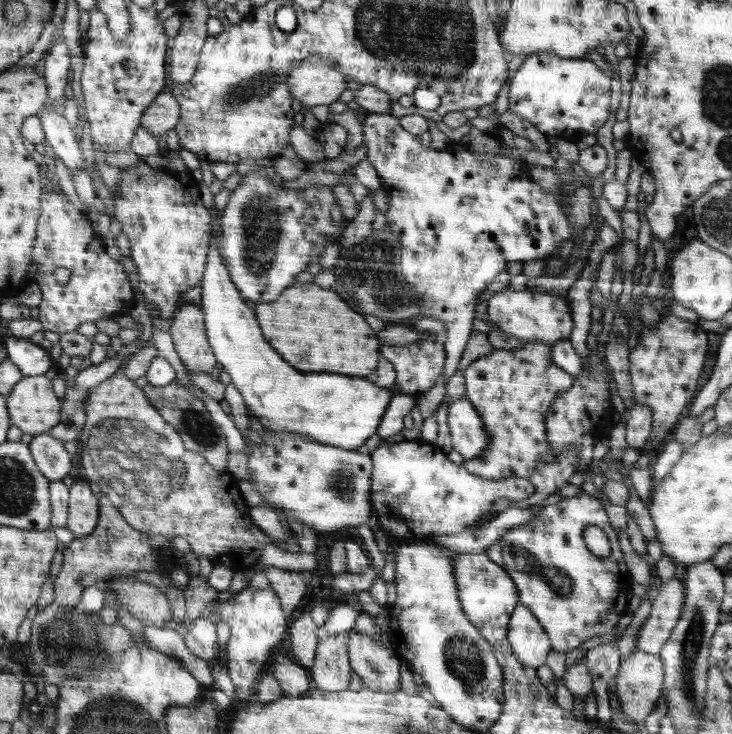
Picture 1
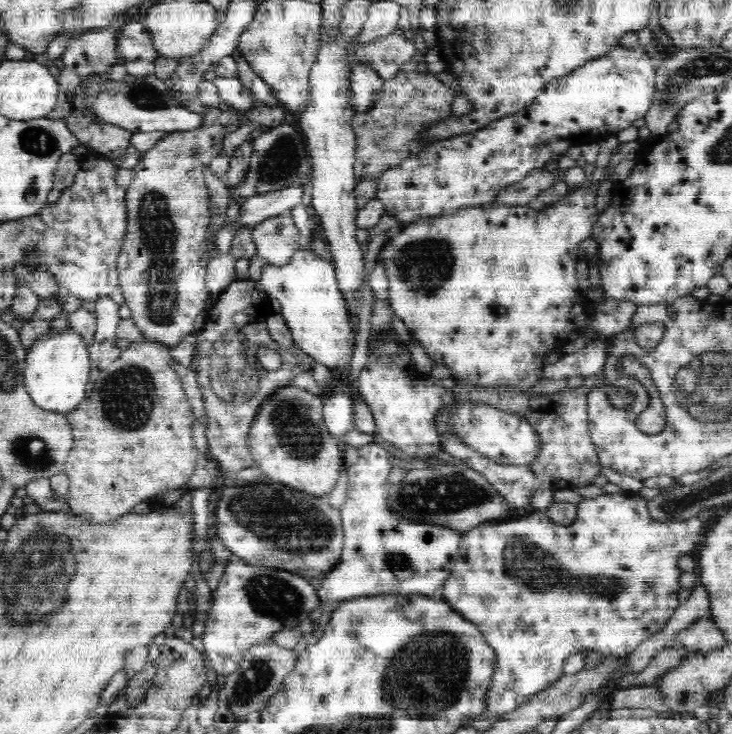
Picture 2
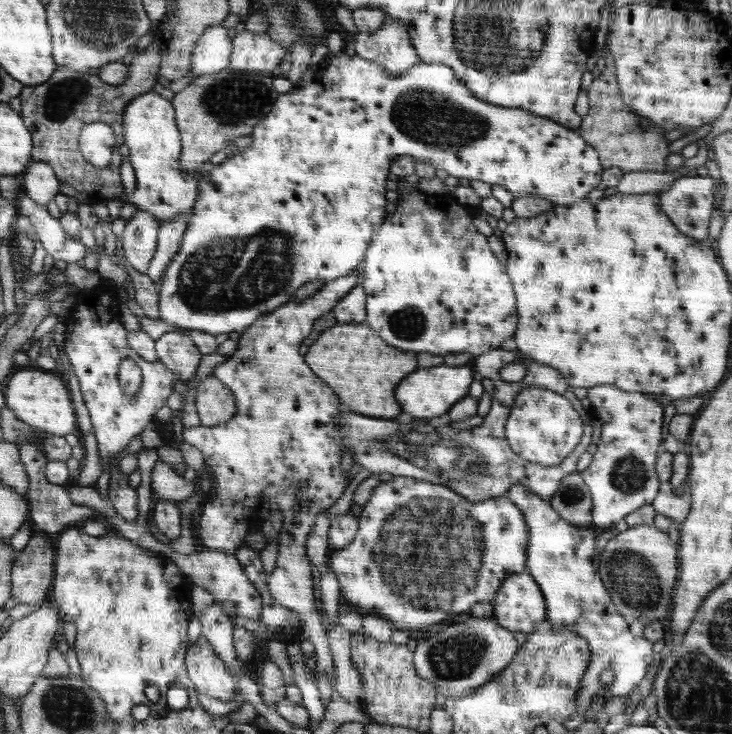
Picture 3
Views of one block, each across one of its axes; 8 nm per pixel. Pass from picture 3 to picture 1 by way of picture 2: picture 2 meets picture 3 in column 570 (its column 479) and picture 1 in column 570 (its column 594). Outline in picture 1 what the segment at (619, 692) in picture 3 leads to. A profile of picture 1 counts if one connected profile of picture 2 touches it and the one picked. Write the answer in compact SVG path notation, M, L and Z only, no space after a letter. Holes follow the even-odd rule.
M585 492L563 497L559 502L547 505L528 522L510 528L507 533L494 544L488 546L485 553L489 555L498 566L506 566L510 574L514 574L514 582L518 582L518 590L522 590L522 605L529 607L541 625L550 634L552 650L567 653L579 647L594 636L600 637L600 645L608 644L615 640L614 624L624 614L624 608L616 610L616 602L626 604L626 592L622 588L622 576L628 576L623 552L617 537L617 531L610 528L608 516L601 505L600 499ZM588 526L599 526L609 538L611 553L608 556L596 556L586 548L583 532Z

